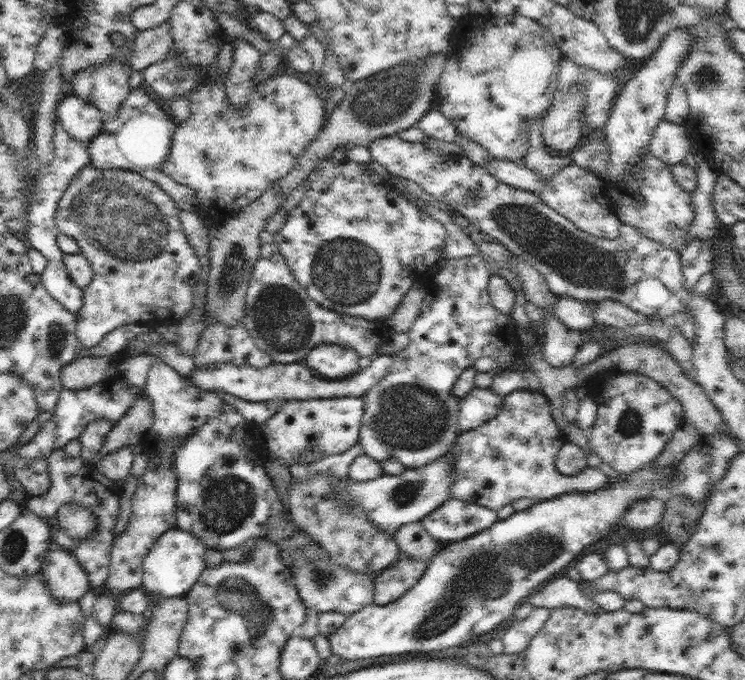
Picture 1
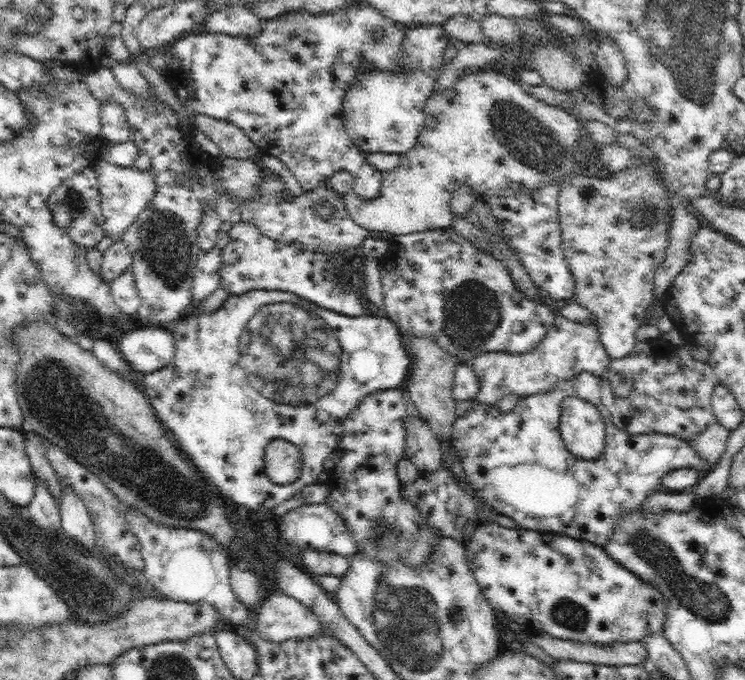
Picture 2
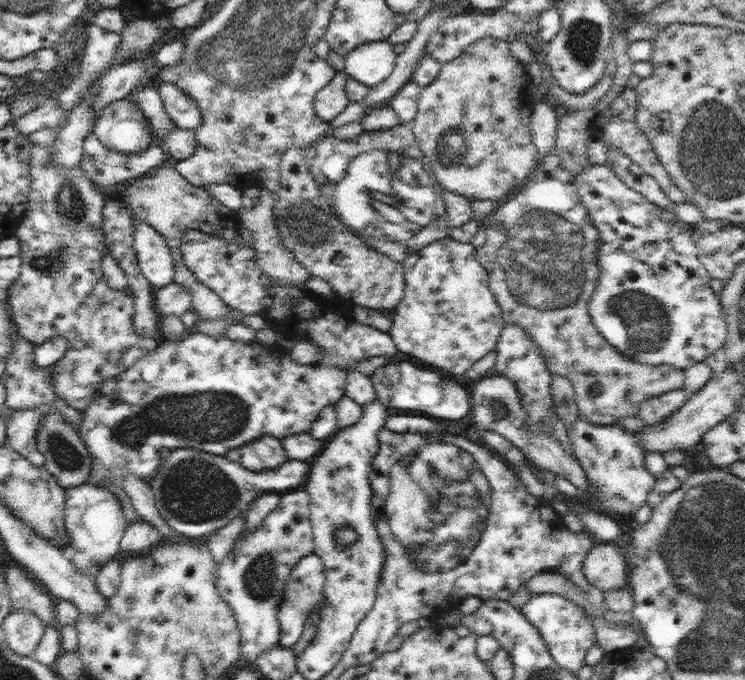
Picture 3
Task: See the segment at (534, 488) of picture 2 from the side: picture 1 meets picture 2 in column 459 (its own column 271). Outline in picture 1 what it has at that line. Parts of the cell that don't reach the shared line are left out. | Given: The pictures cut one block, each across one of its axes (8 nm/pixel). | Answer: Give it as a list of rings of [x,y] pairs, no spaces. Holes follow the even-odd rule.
[[[364,396],[322,397],[319,399],[290,399],[282,404],[278,412],[265,423],[255,425],[255,435],[258,444],[264,443],[269,452],[269,458],[278,460],[281,464],[286,461],[302,461],[308,449],[318,451],[318,458],[329,454],[346,452],[359,442],[361,418],[364,414]]]

